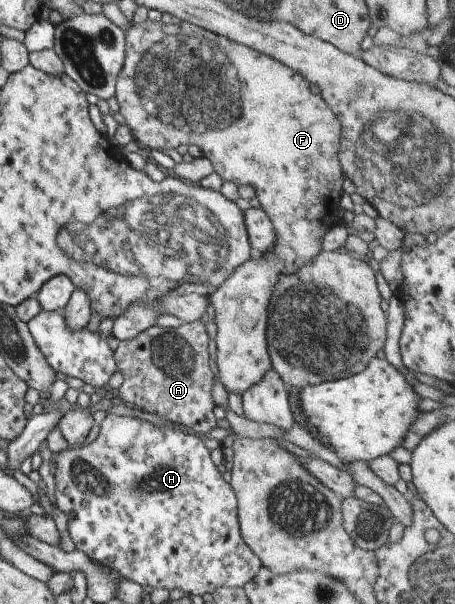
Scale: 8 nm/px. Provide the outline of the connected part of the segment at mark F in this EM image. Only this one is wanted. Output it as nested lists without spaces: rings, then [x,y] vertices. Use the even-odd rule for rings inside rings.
[[[145,20],[140,24],[131,22],[130,28],[124,31],[124,44],[126,44],[126,52],[124,52],[124,62],[120,68],[120,74],[116,78],[114,84],[114,98],[119,107],[119,113],[126,121],[126,126],[132,132],[132,138],[141,148],[141,151],[147,150],[168,150],[176,149],[179,145],[194,145],[200,149],[202,157],[206,158],[212,164],[212,172],[218,176],[223,182],[232,182],[236,187],[239,185],[248,185],[254,189],[254,195],[260,203],[260,209],[264,210],[268,221],[271,223],[274,234],[276,234],[276,242],[270,250],[266,250],[264,254],[253,255],[246,263],[236,266],[232,270],[232,274],[218,286],[209,296],[210,304],[214,309],[214,322],[216,325],[216,336],[214,337],[214,346],[216,347],[216,372],[215,378],[222,384],[227,393],[242,394],[250,386],[254,386],[256,382],[262,379],[262,376],[271,369],[271,362],[266,346],[266,308],[268,308],[268,300],[270,300],[270,292],[272,286],[276,284],[276,280],[280,278],[280,274],[292,274],[298,268],[306,266],[312,262],[312,258],[321,252],[320,240],[324,236],[324,232],[330,228],[335,222],[341,220],[341,211],[338,209],[338,202],[342,191],[342,182],[344,177],[338,166],[338,136],[340,136],[340,122],[334,116],[334,112],[330,112],[330,108],[326,106],[326,102],[322,100],[320,94],[312,94],[310,92],[310,84],[306,78],[303,78],[295,72],[277,62],[274,58],[258,53],[253,49],[231,42],[222,36],[216,35],[211,31],[196,27],[187,21],[174,20],[169,25],[162,22],[150,22]]]

